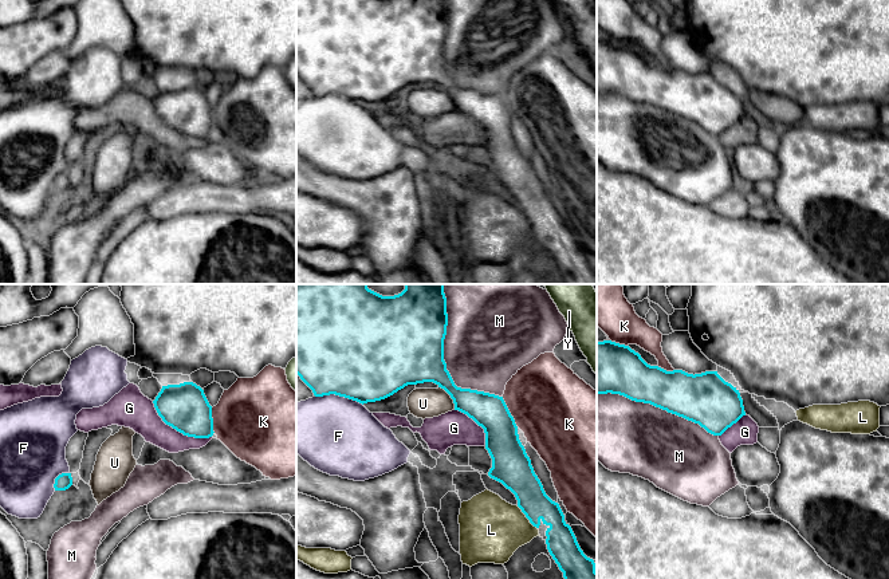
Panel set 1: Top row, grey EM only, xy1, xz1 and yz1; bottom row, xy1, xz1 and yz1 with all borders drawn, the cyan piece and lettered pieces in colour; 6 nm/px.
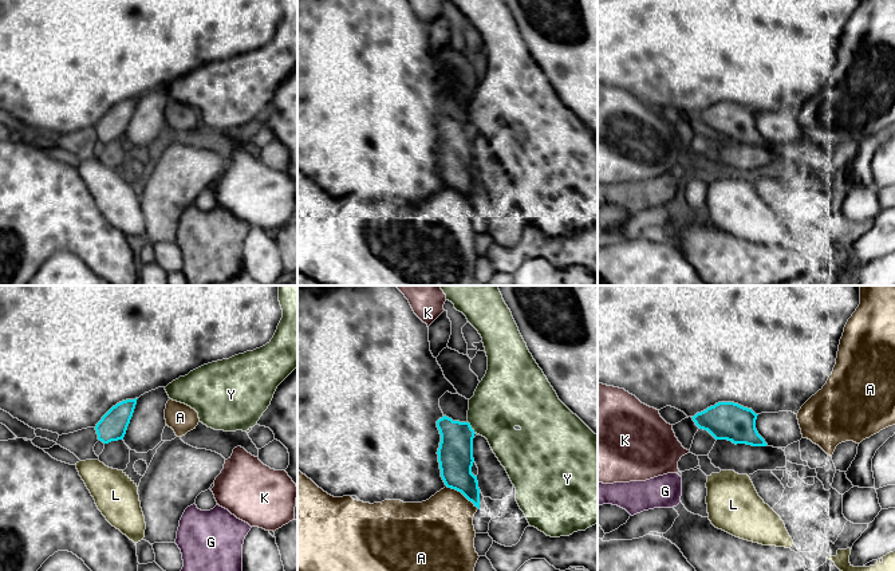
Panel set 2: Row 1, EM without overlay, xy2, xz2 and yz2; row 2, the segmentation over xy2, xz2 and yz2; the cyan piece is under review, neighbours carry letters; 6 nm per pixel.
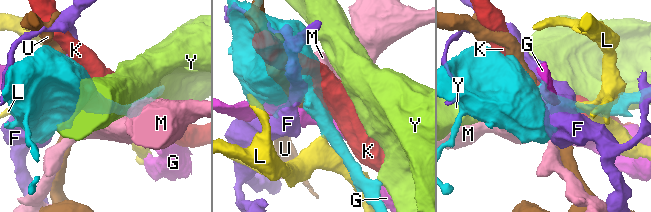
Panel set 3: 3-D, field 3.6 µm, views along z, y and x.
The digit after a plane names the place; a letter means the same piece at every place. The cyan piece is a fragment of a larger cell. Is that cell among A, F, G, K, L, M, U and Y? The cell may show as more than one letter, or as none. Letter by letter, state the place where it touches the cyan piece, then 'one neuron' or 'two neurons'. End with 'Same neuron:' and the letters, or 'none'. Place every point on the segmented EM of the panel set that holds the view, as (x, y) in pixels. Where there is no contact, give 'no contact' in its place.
A: meets cyan in xz2 at (462, 493); two neurons
F: meets cyan in xz1 at (339, 396); two neurons
G: meets cyan in xy1 at (177, 430); two neurons
K: meets cyan in xz1 at (508, 412); two neurons
L: meets cyan in xz1 at (526, 516); two neurons
M: meets cyan in xz1 at (443, 358); two neurons
U: meets cyan in xz1 at (451, 397); two neurons
Y: meets cyan in xz2 at (470, 428); two neurons
Same neuron: none

